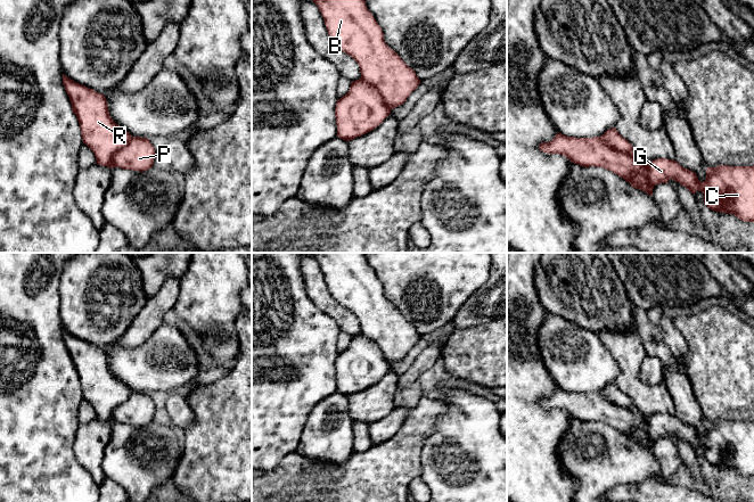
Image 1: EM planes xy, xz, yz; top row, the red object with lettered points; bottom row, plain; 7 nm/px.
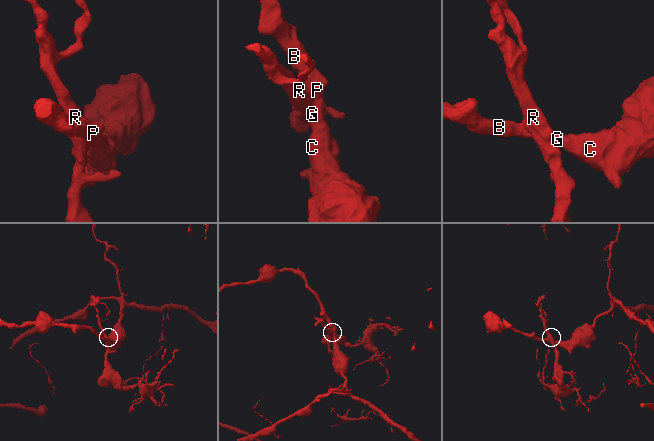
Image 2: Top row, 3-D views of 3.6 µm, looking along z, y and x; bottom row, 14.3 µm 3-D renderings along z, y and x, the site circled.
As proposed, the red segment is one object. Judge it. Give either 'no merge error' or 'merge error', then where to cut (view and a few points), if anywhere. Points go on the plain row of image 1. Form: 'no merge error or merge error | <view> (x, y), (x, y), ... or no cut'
merge error | yz (599, 392), (612, 402), (639, 412)

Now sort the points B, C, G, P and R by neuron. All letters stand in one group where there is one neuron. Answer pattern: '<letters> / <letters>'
B C G P / R

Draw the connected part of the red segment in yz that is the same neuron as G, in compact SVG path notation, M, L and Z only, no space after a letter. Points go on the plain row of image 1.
M557 388L550 397L541 397L540 405L547 409L559 409L580 421L604 422L625 434L632 428L644 427L653 441L667 438L670 434L686 442L691 448L702 446L704 459L712 466L733 469L745 477L754 477L754 420L719 420L706 423L706 434L700 437L695 427L682 422L677 415L657 413L646 418L641 412L633 412L606 400L600 392L574 393Z

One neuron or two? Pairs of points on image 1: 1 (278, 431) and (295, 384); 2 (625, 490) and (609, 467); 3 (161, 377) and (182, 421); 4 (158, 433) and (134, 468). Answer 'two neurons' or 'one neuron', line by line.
1: one neuron
2: two neurons
3: two neurons
4: one neuron

